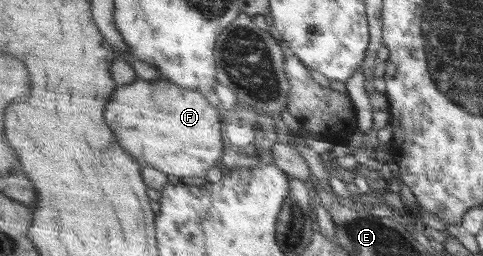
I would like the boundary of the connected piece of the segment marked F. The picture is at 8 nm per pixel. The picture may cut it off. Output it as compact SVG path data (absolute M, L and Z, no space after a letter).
M136 80L132 84L121 86L113 95L113 107L109 107L109 125L117 131L119 143L141 159L147 167L157 167L165 173L177 175L179 178L204 176L205 171L215 167L224 151L224 140L221 135L221 121L215 107L211 107L203 93L193 89L183 89L167 80Z

